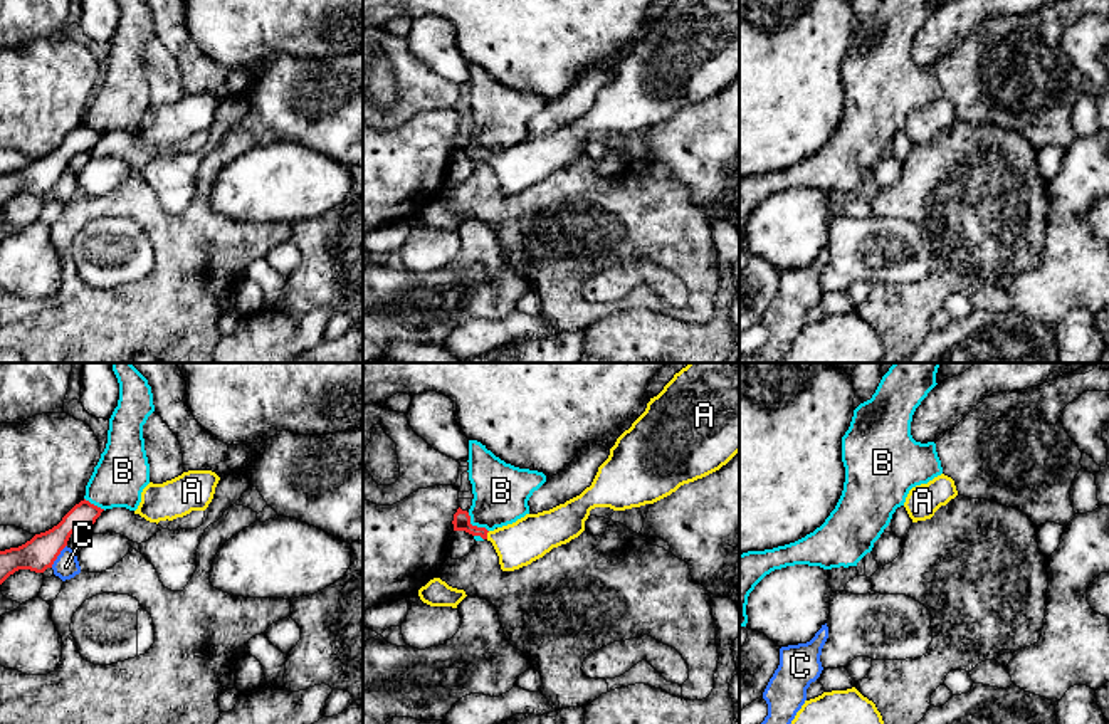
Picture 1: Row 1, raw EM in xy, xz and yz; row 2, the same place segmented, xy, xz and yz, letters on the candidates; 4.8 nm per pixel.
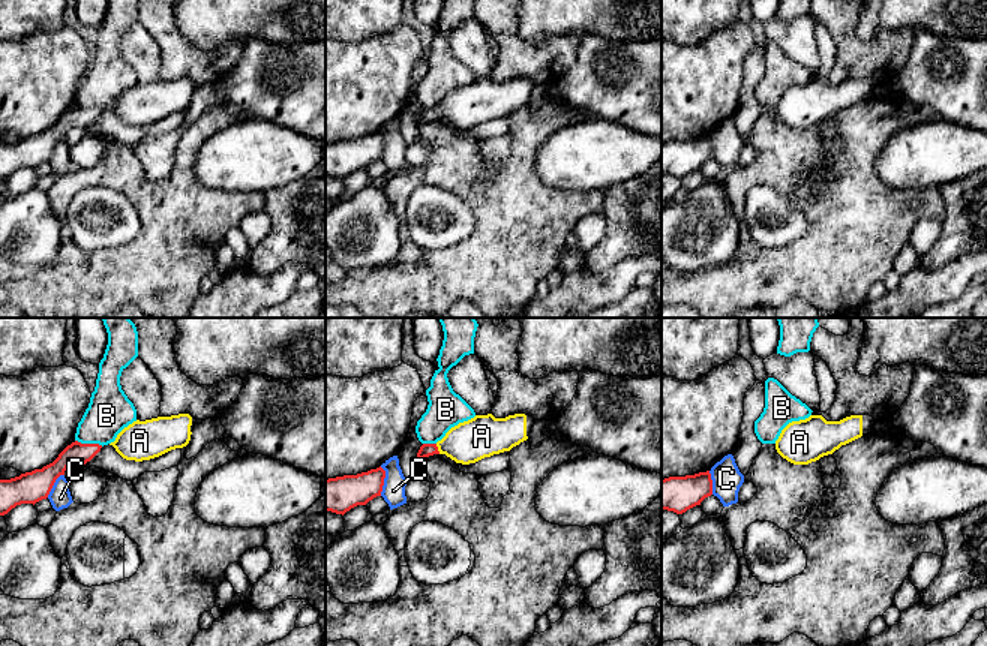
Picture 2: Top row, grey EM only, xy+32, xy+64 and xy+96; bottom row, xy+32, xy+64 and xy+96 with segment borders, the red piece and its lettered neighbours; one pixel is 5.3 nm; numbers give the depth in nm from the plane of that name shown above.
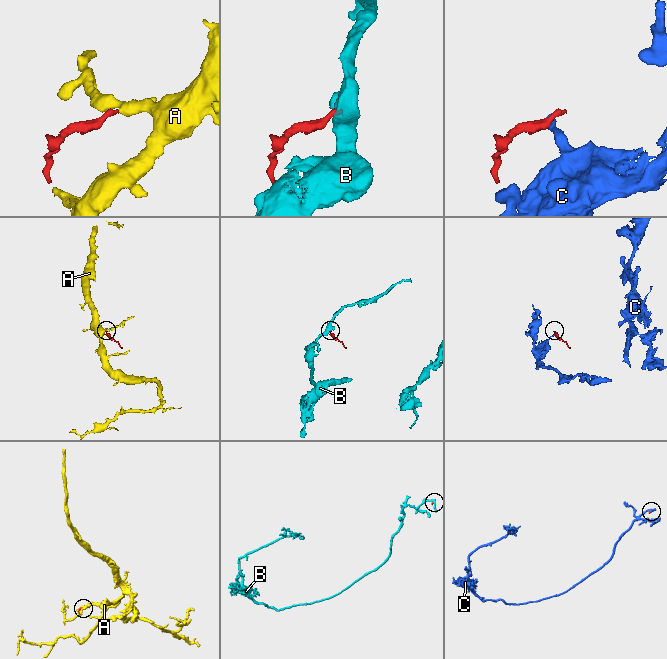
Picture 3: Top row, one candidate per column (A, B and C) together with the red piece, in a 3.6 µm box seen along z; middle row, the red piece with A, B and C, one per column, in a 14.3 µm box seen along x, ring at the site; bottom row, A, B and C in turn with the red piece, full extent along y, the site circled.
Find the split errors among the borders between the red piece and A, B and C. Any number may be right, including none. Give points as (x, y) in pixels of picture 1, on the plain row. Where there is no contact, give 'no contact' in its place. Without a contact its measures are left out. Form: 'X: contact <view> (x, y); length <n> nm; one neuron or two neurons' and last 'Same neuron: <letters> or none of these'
A: contact xz (486, 158); length 40 nm; one neuron
B: contact xz (474, 150); length 140 nm; two neurons
C: contact xy (57, 178); length 130 nm; two neurons
Same neuron: A

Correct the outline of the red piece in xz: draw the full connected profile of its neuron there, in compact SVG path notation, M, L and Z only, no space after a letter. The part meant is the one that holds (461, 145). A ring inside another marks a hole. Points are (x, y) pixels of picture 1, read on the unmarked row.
M674 0L650 22L645 35L625 54L598 91L590 111L549 134L526 138L512 148L487 155L470 148L460 131L454 155L465 155L492 166L502 195L514 195L570 166L585 155L595 131L625 134L654 128L681 109L702 102L726 89L739 76L739 0Z

